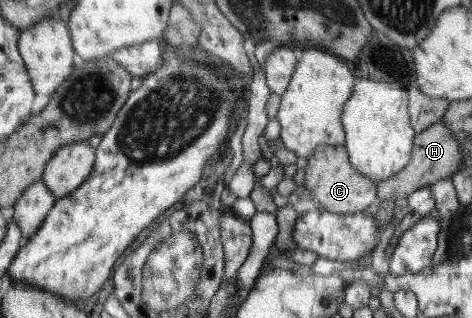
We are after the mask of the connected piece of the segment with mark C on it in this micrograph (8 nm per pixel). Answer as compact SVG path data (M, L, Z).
M319 145L307 159L305 187L320 202L322 210L343 216L346 214L368 212L374 209L378 203L376 198L377 183L352 167L344 145Z

